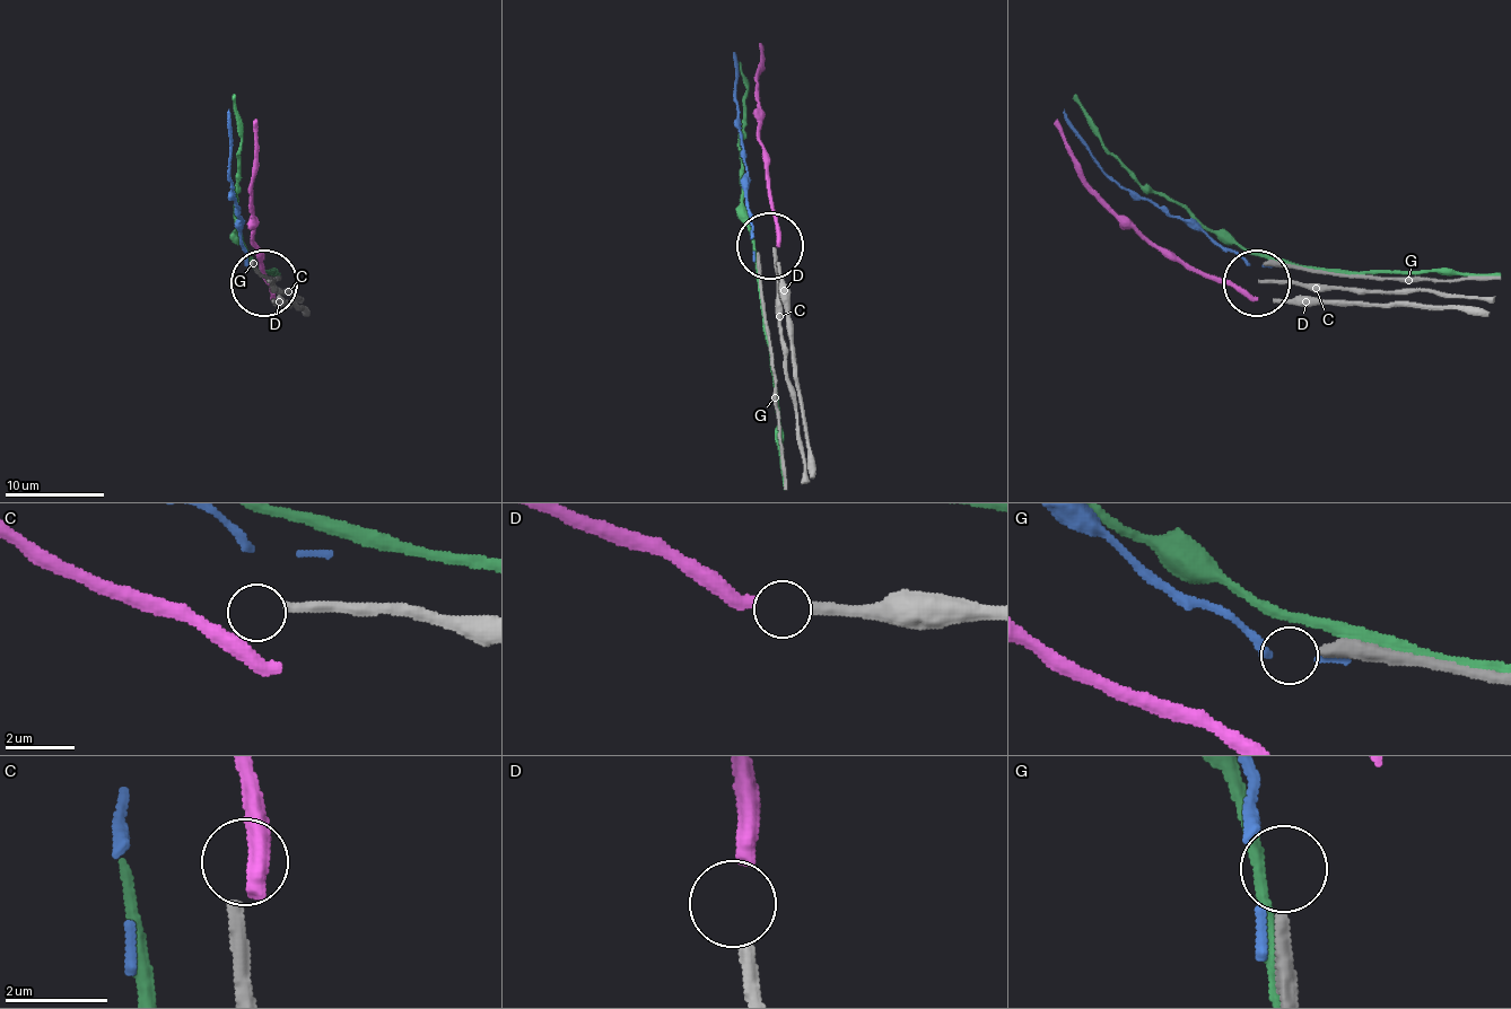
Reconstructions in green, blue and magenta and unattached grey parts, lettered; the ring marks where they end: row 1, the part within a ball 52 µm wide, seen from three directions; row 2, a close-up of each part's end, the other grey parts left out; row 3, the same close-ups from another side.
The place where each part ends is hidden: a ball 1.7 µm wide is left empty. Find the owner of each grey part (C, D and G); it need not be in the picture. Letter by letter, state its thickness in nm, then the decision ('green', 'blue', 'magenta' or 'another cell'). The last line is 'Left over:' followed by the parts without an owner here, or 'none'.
C: 300 nm | another cell
D: 320 nm | magenta
G: 360 nm | another cell
Left over: C, G

